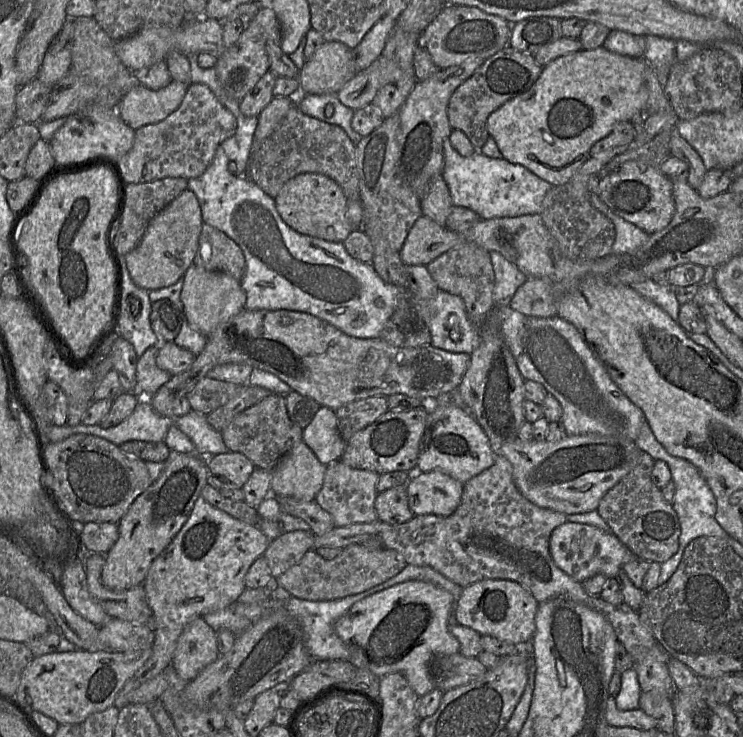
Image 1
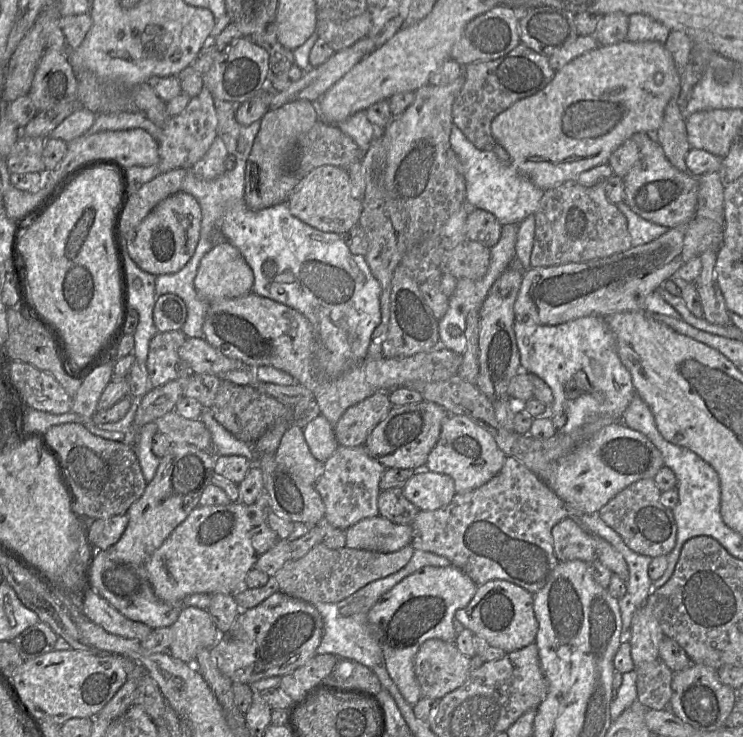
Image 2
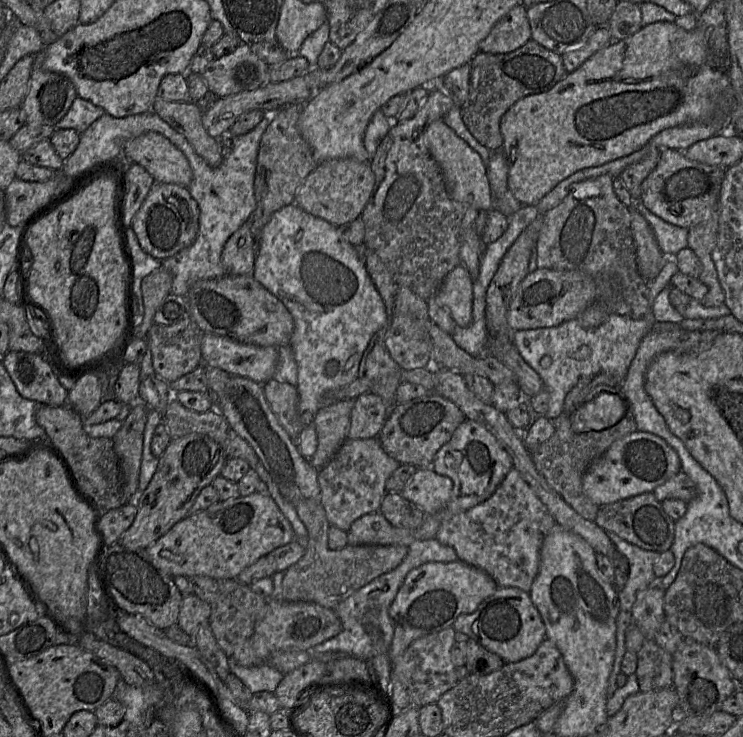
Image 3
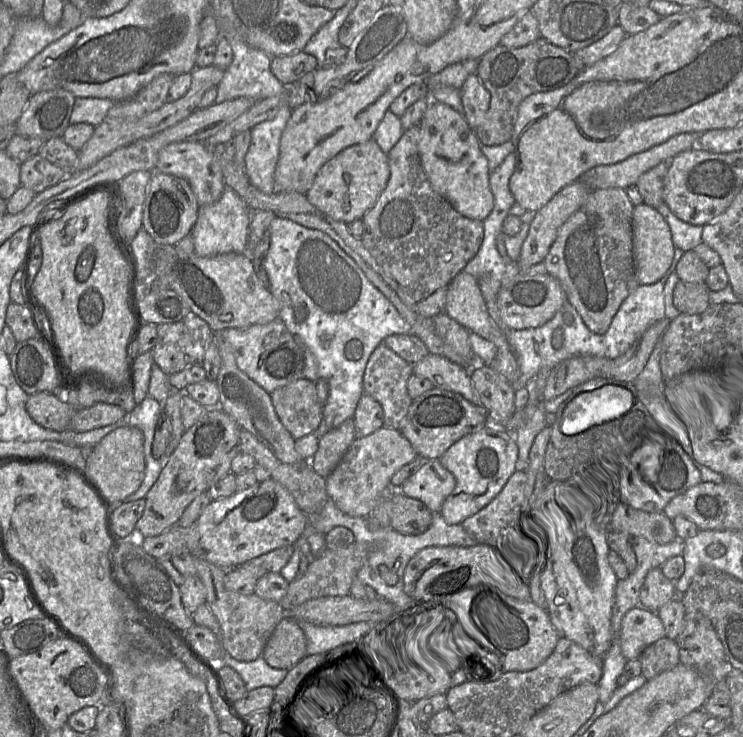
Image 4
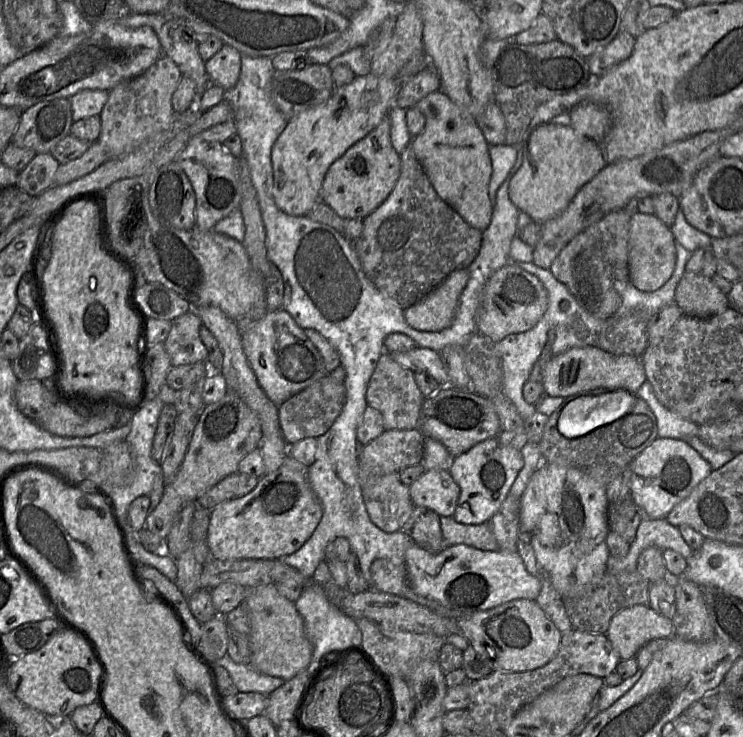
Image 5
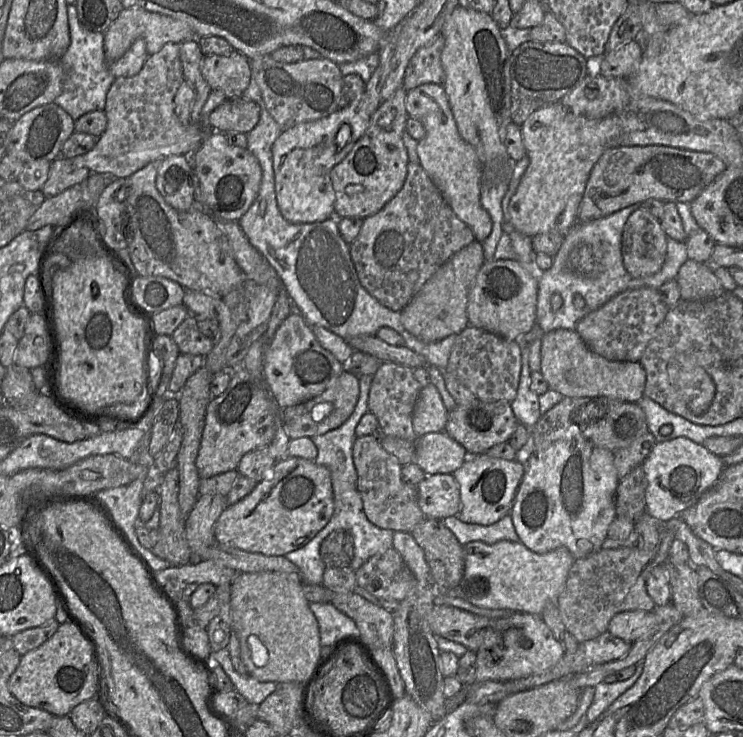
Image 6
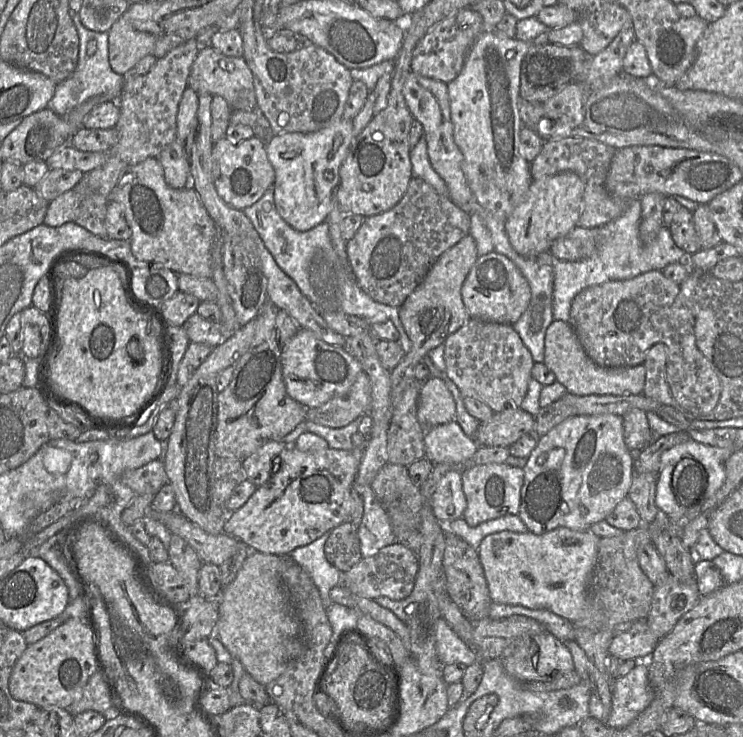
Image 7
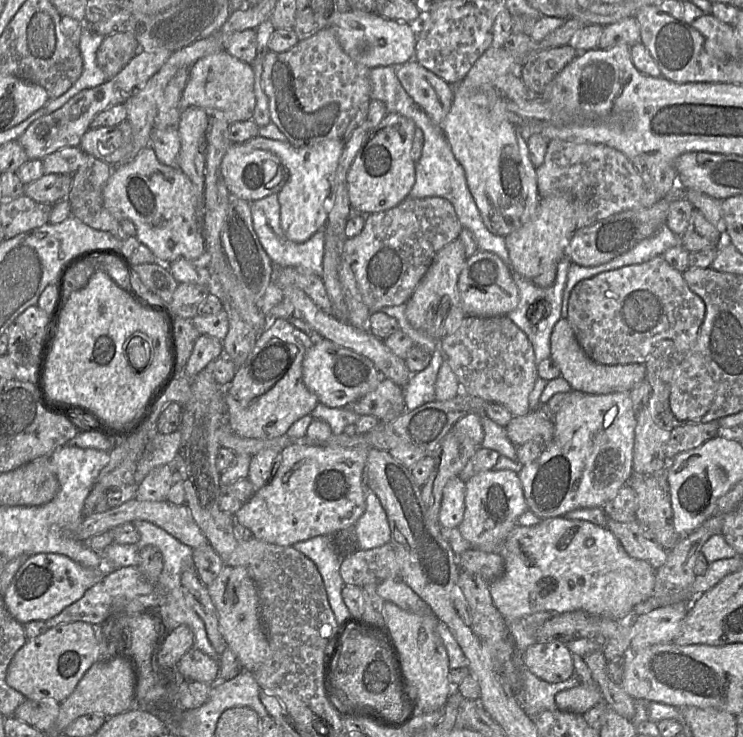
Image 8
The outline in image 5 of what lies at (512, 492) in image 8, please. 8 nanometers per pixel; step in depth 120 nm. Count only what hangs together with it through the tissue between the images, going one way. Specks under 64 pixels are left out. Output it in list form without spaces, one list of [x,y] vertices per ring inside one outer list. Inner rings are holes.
[[[498,437],[486,439],[467,452],[453,457],[448,465],[448,472],[460,489],[452,515],[455,522],[463,525],[488,522],[499,510],[522,467],[520,451],[501,444]]]

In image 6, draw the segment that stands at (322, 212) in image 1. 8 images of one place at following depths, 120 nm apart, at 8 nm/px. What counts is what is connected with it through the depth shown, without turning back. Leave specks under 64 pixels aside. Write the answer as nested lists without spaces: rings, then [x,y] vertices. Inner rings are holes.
[[[398,88],[373,113],[369,127],[355,143],[347,156],[331,172],[335,192],[334,211],[339,218],[362,218],[379,212],[403,187],[409,157],[403,142],[408,114],[405,108],[406,92]]]

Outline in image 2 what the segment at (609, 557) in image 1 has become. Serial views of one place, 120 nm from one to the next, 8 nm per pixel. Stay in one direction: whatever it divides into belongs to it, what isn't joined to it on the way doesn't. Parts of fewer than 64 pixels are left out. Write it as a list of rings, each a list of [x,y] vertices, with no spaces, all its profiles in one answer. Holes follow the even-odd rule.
[[[570,517],[552,528],[552,540],[559,562],[581,560],[590,564],[597,559],[591,533]]]

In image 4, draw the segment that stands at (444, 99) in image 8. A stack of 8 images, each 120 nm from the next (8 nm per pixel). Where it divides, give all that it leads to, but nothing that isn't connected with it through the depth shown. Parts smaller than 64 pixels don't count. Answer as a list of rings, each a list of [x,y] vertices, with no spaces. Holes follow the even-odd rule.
[[[434,100],[429,103],[419,126],[418,151],[422,167],[432,189],[446,199],[463,216],[483,222],[493,209],[494,197],[489,185],[490,169],[488,160],[480,150],[481,144],[475,131],[469,126],[463,114]]]

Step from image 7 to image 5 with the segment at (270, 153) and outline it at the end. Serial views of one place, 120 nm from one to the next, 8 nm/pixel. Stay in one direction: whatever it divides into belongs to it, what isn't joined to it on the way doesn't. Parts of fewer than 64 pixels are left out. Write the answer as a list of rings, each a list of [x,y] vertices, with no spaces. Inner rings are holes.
[[[372,73],[367,74],[366,76],[356,76],[355,79],[340,88],[335,88],[331,97],[323,104],[309,108],[304,110],[288,120],[287,125],[280,136],[276,139],[271,154],[271,161],[272,161],[272,172],[273,172],[273,198],[277,205],[277,207],[287,215],[290,216],[306,216],[307,213],[314,207],[316,203],[320,201],[320,191],[323,184],[323,180],[325,174],[330,167],[330,165],[340,158],[352,145],[366,137],[372,130],[374,130],[382,121],[382,119],[388,115],[388,112],[392,105],[394,104],[395,98],[397,93],[402,85],[402,81],[395,78],[386,78],[386,77],[379,77],[373,75]]]

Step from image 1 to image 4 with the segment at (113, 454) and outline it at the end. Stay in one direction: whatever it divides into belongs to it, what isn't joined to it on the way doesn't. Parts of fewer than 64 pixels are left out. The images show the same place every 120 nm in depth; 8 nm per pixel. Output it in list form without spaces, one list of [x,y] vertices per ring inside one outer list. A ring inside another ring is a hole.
[[[39,392],[29,395],[26,403],[26,411],[35,423],[46,429],[50,429],[57,432],[63,432],[69,429],[70,421],[78,409],[84,408],[73,407],[70,404],[64,403],[54,393],[49,392]]]

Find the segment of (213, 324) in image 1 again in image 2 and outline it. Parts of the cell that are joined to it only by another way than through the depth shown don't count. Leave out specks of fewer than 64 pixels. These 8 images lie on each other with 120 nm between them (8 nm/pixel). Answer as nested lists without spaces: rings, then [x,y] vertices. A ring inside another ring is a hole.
[[[229,241],[215,245],[201,259],[197,274],[194,279],[194,287],[200,298],[209,303],[224,298],[238,298],[252,292],[253,271],[245,261],[240,251]]]

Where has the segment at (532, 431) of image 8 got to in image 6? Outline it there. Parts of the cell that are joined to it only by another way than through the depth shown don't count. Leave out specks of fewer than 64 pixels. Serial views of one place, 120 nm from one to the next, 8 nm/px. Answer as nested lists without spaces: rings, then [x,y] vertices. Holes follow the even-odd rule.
[[[478,399],[469,404],[457,404],[449,411],[444,431],[459,444],[469,455],[485,453],[491,447],[509,442],[519,421],[515,417],[508,402],[482,402]]]

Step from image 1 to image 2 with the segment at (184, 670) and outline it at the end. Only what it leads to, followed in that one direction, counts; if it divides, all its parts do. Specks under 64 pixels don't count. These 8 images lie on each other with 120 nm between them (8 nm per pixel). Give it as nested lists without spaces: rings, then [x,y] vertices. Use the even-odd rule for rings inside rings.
[[[193,606],[183,609],[171,629],[173,640],[168,652],[192,665],[200,650],[212,648],[219,639],[219,632],[209,612]]]

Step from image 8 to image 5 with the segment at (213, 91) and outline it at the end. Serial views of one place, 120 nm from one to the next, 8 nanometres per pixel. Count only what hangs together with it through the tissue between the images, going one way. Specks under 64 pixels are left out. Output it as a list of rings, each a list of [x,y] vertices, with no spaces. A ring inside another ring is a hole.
[[[224,44],[205,62],[205,70],[210,85],[218,85],[224,90],[233,88],[240,76],[241,54],[235,48]]]

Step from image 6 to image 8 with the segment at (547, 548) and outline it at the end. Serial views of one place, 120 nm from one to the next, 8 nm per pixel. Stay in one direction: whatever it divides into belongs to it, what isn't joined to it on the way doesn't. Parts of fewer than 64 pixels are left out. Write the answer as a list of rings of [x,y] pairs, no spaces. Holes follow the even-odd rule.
[[[571,390],[553,418],[554,436],[541,455],[518,473],[528,510],[541,520],[563,517],[579,508],[603,507],[626,485],[633,473],[633,448],[637,413],[629,392],[586,394]]]

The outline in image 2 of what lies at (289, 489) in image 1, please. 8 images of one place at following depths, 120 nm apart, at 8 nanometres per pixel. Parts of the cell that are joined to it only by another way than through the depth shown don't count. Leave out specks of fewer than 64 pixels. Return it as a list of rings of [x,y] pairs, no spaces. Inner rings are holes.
[[[293,424],[281,438],[274,457],[308,484],[315,485],[324,471],[324,462],[315,459],[310,452],[303,429]]]

